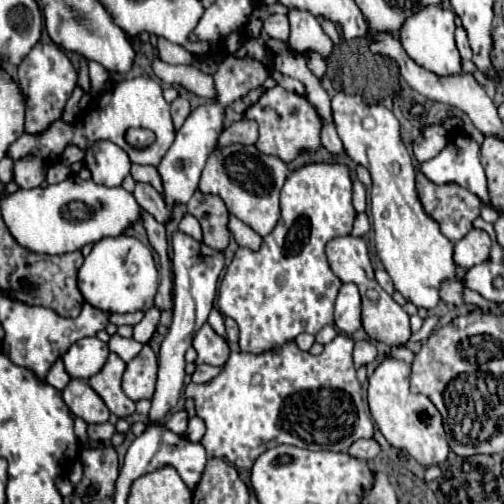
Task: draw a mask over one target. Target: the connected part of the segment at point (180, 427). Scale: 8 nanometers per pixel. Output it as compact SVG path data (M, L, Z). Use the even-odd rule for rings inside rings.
M177 411L175 415L171 415L171 419L165 423L165 429L173 431L175 435L183 435L187 429L187 413L185 411Z

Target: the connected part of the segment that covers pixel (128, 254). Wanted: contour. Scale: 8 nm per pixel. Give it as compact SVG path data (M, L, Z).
M119 235L97 241L79 269L79 291L83 299L105 313L135 313L153 307L157 293L157 267L151 249L135 237Z

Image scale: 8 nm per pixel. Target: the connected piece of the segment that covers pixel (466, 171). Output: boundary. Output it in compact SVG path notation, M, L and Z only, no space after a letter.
M455 131L437 157L421 163L421 173L435 185L457 183L479 195L483 203L489 203L479 149L479 143L471 135L467 135L465 131Z

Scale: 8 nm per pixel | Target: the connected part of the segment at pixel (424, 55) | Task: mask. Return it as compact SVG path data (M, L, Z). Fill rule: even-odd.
M427 5L419 9L419 13L413 13L403 21L399 29L399 41L407 55L423 65L425 69L437 73L437 75L447 75L447 73L461 73L461 57L455 47L455 13L451 9L443 9L441 5Z

